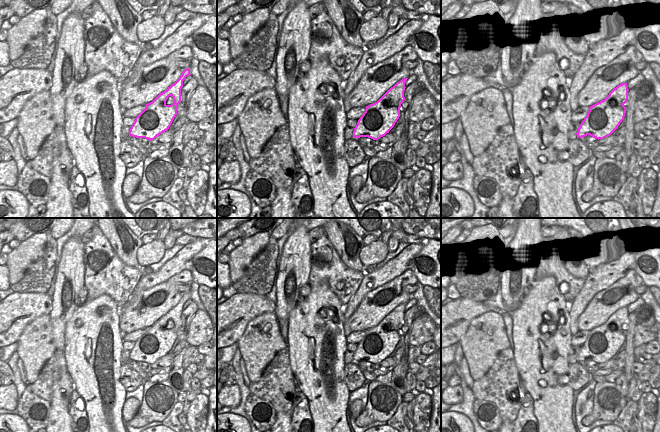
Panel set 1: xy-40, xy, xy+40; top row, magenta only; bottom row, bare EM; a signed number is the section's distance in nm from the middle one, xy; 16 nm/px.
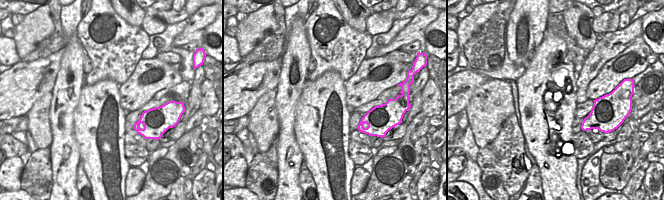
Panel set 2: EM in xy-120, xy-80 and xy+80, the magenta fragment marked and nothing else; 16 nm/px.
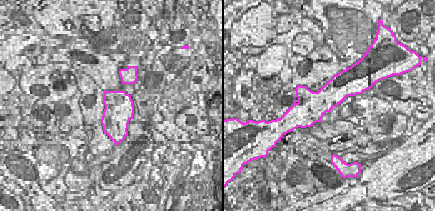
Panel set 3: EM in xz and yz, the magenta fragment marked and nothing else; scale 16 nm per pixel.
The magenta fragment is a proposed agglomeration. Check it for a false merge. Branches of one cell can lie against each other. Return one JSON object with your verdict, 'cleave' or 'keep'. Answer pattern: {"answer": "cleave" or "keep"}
{"answer": "cleave"}

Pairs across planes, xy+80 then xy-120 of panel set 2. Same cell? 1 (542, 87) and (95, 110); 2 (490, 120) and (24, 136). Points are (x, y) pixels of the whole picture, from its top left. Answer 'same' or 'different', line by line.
1: same
2: different

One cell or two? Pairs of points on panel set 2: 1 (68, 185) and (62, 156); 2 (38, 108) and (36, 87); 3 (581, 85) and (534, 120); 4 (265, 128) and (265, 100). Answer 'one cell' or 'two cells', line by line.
1: one cell
2: two cells
3: two cells
4: one cell

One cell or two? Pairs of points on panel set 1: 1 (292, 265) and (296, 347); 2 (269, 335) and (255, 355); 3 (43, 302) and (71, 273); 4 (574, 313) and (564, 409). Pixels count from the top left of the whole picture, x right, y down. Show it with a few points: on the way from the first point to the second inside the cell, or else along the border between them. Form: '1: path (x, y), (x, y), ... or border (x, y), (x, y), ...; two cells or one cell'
1: border (304, 298), (291, 311), (287, 319); two cells
2: path (264, 340), (257, 350); one cell
3: border (52, 297), (52, 307), (48, 313); two cells
4: border (568, 312), (569, 330), (572, 335); two cells

